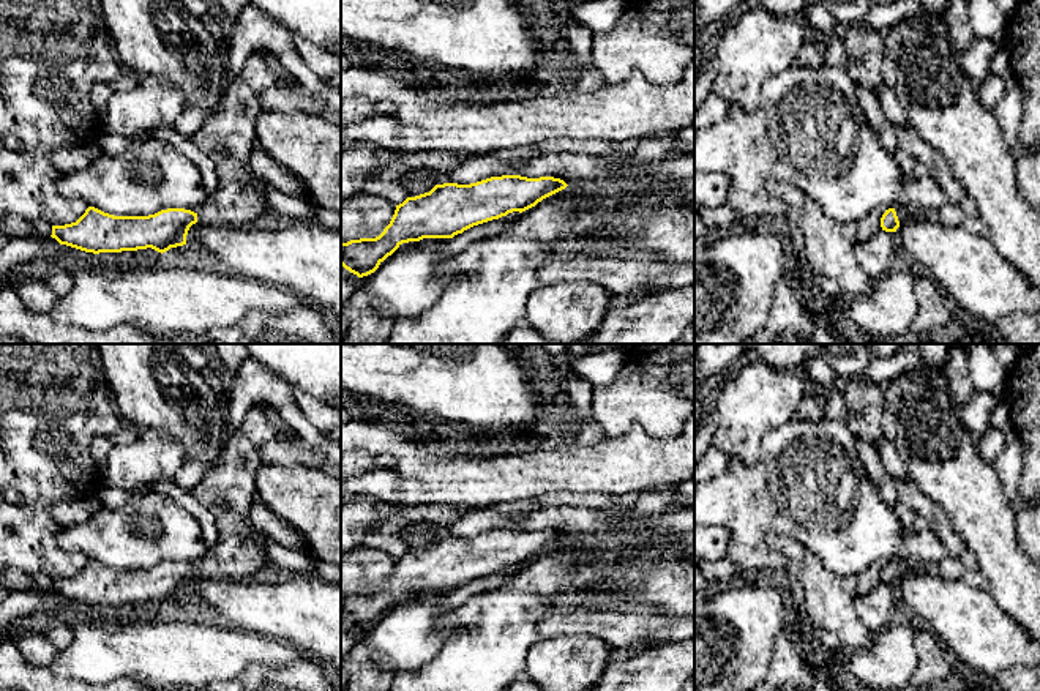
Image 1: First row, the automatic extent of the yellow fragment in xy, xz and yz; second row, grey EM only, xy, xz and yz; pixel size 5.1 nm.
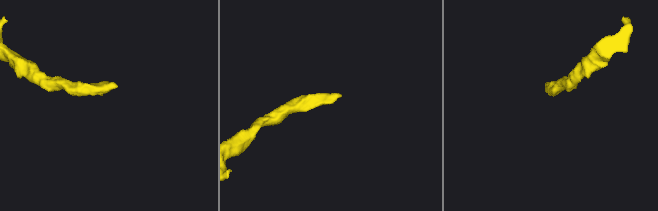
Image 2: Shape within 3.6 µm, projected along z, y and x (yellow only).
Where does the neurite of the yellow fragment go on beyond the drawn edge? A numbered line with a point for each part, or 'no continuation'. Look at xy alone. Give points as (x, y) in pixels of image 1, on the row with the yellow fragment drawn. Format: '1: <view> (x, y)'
1: xy (239, 201)

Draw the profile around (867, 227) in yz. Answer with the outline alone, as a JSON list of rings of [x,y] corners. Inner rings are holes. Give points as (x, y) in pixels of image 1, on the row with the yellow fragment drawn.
[[[876,208],[857,222],[857,240],[868,241],[882,230],[881,218],[888,208]]]

